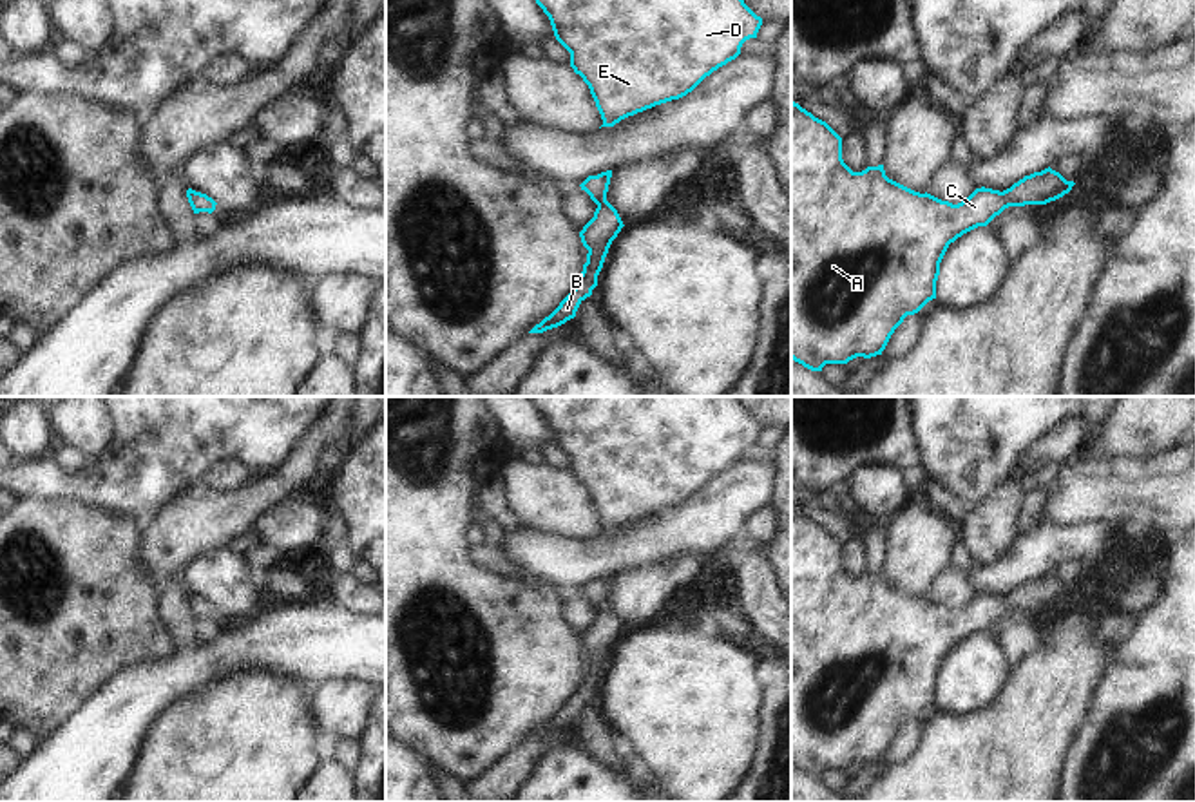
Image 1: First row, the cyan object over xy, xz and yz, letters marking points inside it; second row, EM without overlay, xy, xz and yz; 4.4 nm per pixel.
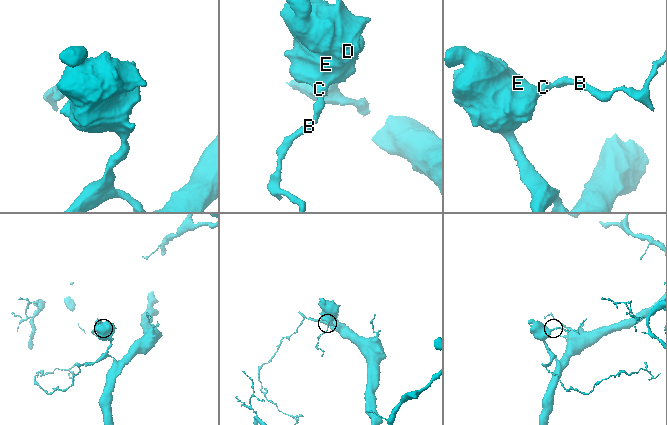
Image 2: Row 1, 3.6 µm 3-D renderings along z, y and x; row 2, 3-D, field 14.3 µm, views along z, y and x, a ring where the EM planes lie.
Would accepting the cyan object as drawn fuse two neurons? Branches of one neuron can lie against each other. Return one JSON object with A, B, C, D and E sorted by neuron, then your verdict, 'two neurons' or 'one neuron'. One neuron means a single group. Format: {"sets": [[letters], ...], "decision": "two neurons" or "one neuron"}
{"sets": [["A", "B", "C", "D", "E"]], "decision": "one neuron"}

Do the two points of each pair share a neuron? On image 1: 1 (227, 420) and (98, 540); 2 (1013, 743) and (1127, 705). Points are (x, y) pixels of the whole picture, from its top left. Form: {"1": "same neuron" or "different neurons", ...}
{"1": "different neurons", "2": "different neurons"}

